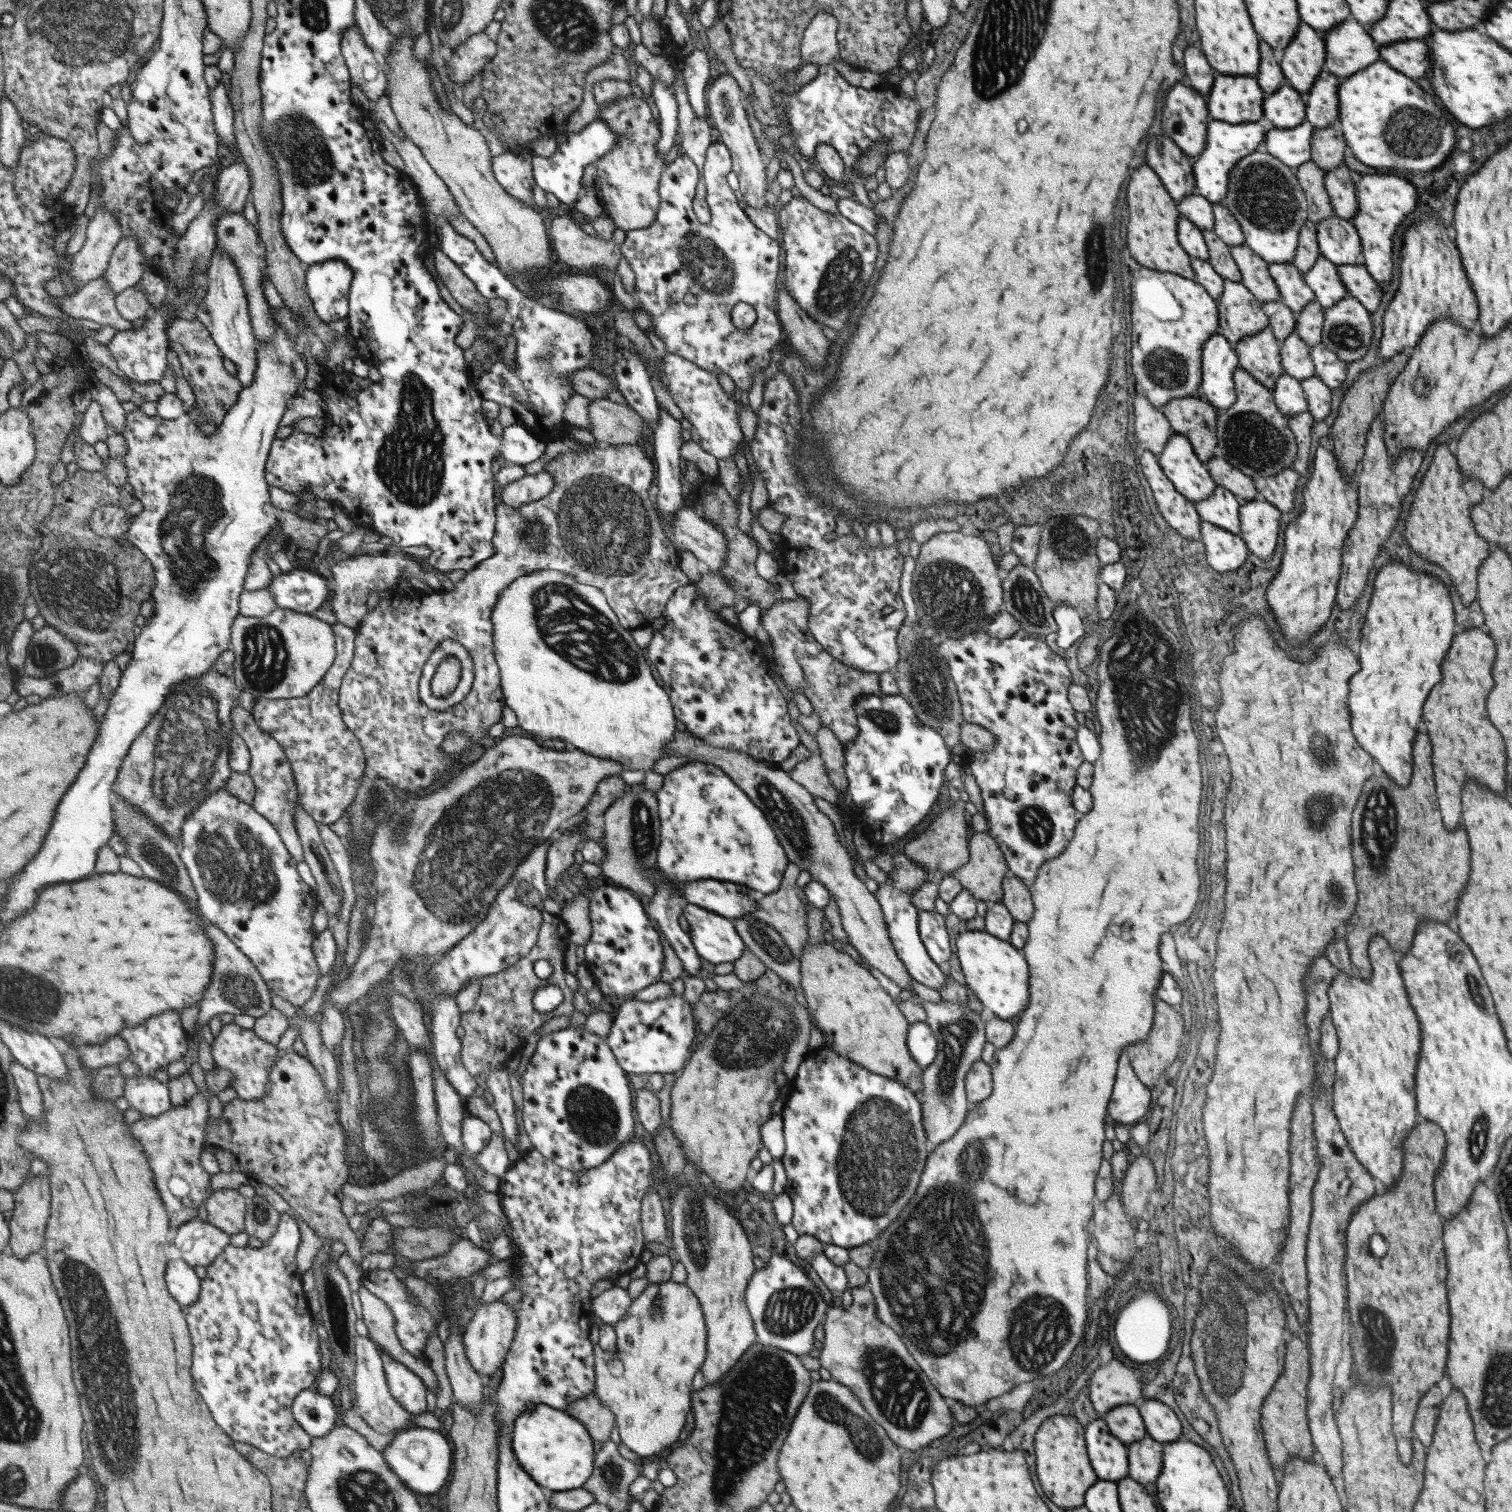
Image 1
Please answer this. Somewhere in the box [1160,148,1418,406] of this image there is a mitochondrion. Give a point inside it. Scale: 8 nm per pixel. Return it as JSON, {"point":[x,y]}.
{"point":[1264,197]}

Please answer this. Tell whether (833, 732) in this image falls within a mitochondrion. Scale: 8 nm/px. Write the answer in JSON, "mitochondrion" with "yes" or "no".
{"mitochondrion":"no"}

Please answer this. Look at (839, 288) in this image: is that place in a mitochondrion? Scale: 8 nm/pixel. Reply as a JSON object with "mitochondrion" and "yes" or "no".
{"mitochondrion":"yes"}

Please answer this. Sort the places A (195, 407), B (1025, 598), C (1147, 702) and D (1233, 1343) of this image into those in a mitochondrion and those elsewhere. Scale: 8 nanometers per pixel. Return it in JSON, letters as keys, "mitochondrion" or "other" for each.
{"A":"other","B":"mitochondrion","C":"mitochondrion","D":"mitochondrion"}

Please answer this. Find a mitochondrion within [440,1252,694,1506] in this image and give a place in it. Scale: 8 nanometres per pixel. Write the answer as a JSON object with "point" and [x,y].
{"point":[612,1475]}

